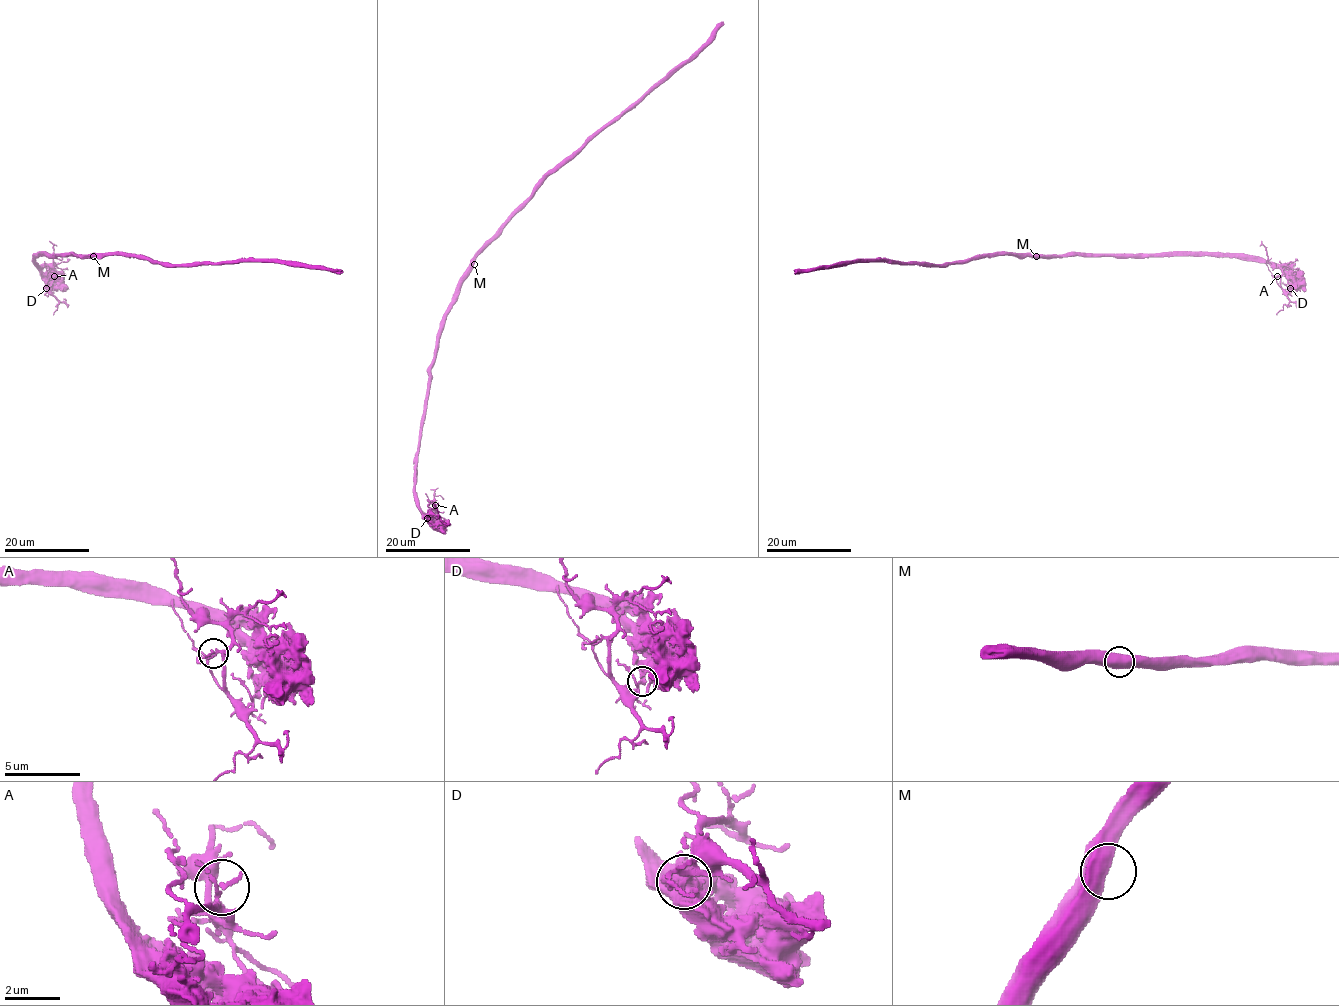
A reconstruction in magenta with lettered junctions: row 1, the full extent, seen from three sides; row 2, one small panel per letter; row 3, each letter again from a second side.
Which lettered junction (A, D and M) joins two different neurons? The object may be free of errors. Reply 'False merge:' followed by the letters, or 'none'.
False merge: D

